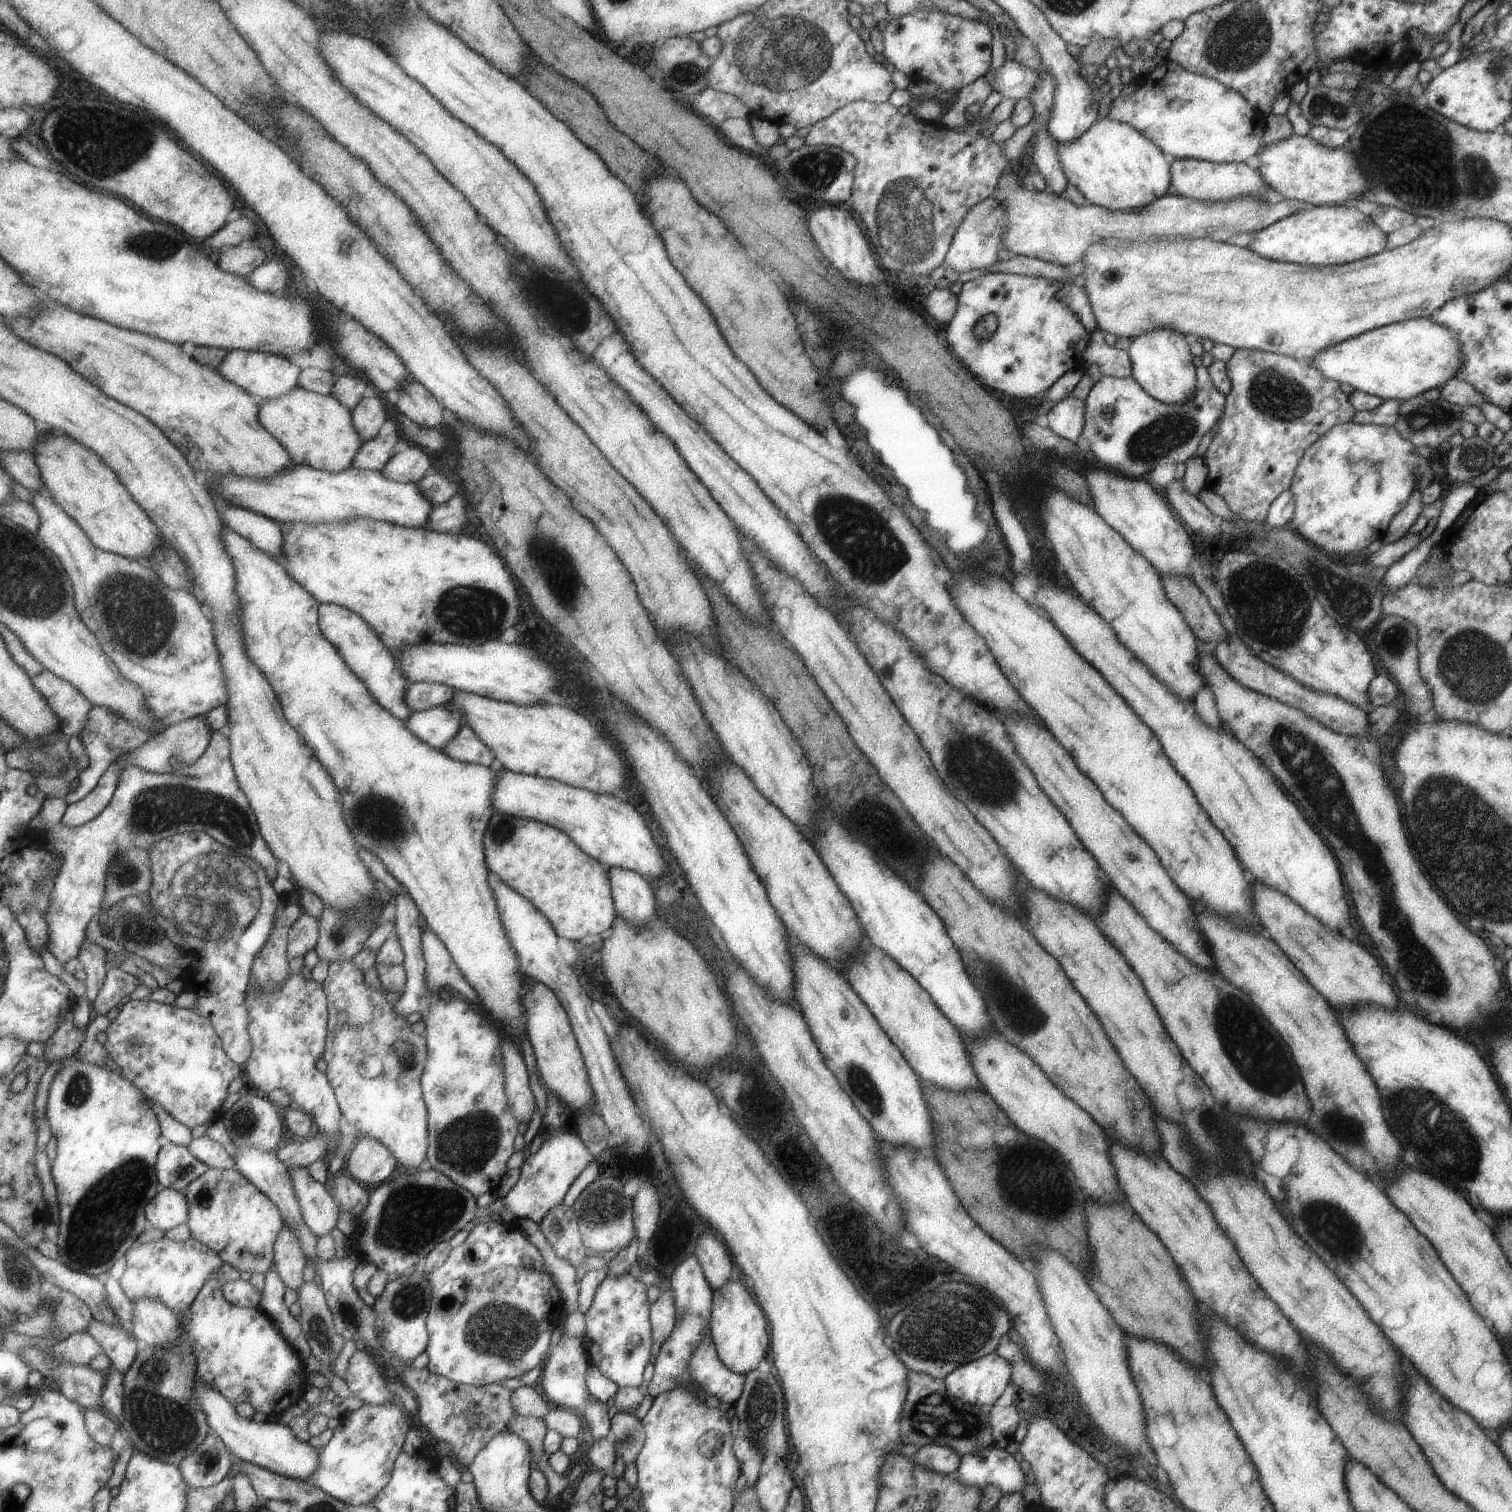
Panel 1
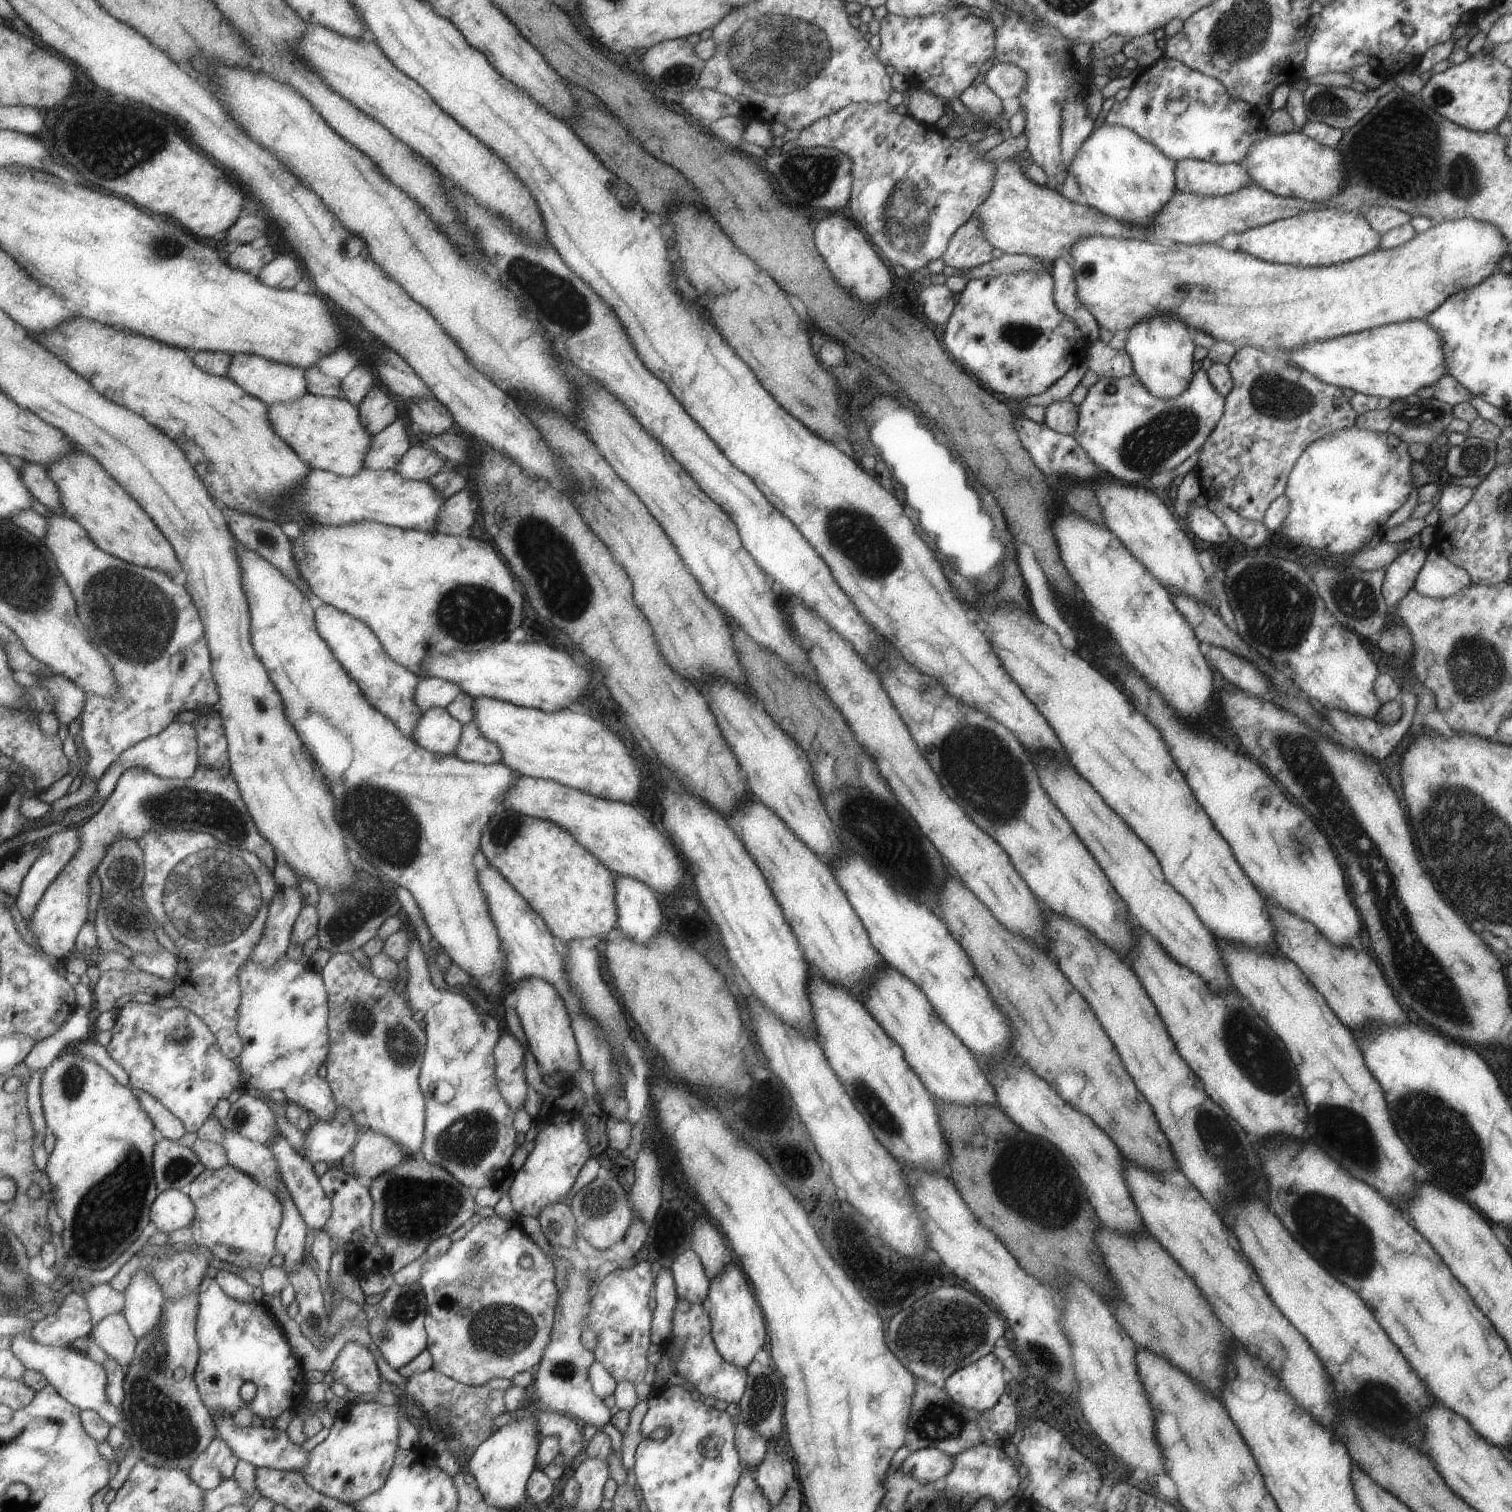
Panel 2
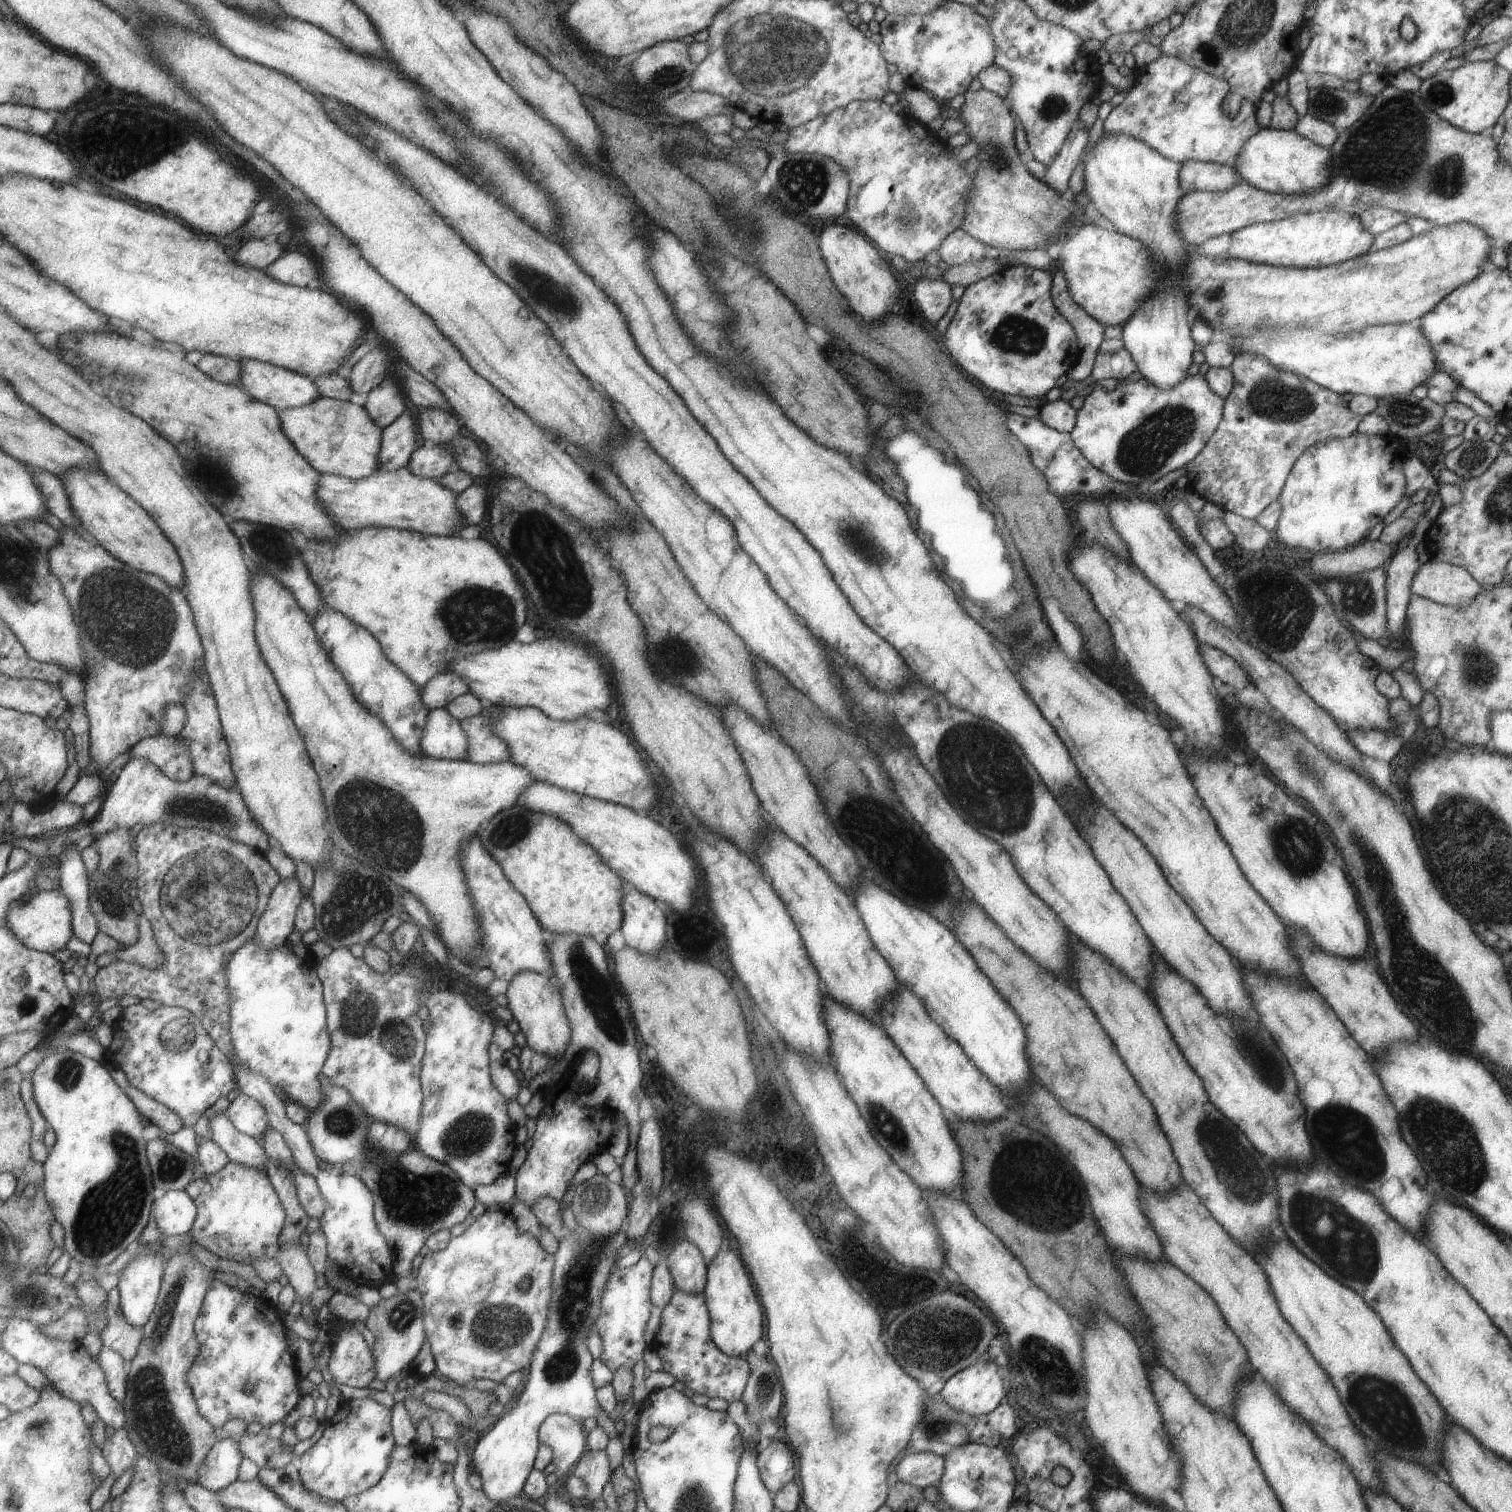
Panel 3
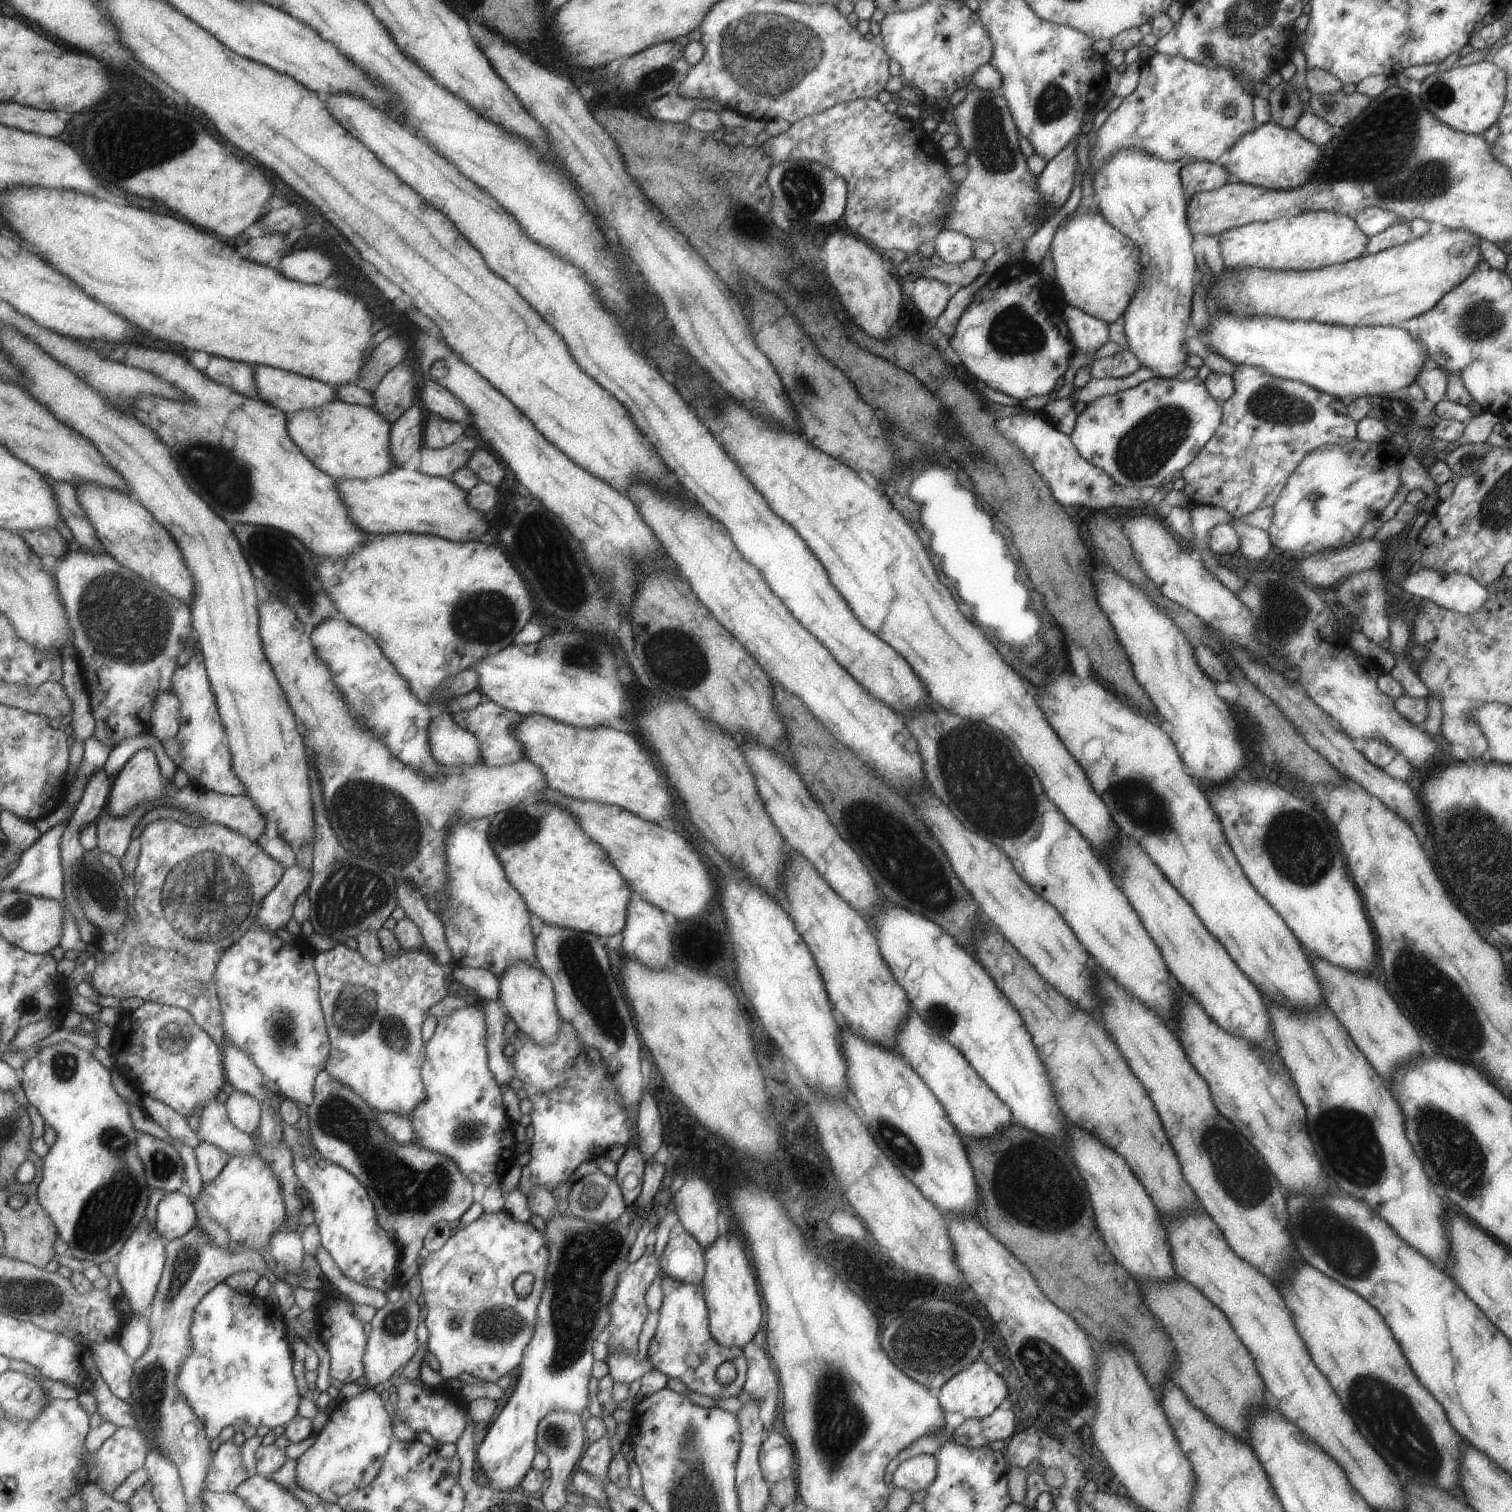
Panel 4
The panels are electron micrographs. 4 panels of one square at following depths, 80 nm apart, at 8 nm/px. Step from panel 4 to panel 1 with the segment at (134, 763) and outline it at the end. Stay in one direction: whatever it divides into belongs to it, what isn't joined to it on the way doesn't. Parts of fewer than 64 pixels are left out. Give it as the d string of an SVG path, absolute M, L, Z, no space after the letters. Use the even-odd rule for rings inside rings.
M217 730L212 736L207 752L201 758L201 772L203 776L177 776L173 773L154 773L137 765L129 765L120 778L121 784L117 787L115 796L109 806L95 820L87 824L70 827L64 822L49 820L40 828L37 841L41 848L49 854L55 852L62 855L64 859L59 876L56 878L54 891L51 895L48 910L47 930L51 935L48 950L52 956L61 964L77 958L79 960L82 948L87 940L87 926L94 918L98 918L103 912L103 902L106 901L108 891L108 870L111 863L133 849L145 849L149 851L154 844L172 837L177 833L188 833L191 831L203 831L210 834L215 841L241 852L243 856L257 860L268 872L269 880L275 882L277 864L279 859L276 853L269 848L269 844L262 835L256 812L253 810L250 800L236 773L232 761L232 744L228 730Z

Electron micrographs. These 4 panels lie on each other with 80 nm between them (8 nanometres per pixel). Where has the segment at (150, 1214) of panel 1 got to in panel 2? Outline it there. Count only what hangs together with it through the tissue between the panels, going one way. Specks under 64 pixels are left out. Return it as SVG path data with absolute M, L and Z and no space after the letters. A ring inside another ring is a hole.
M167 1189L152 1204L150 1217L157 1230L168 1234L183 1226L191 1226L195 1215L195 1203L186 1190Z

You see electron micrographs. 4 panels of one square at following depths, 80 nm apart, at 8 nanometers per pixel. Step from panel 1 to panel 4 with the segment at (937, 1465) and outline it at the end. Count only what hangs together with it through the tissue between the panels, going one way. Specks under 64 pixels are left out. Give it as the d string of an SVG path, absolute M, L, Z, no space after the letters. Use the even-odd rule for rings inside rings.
M920 1454L901 1461L892 1475L891 1486L904 1488L910 1493L927 1488L936 1475L937 1459Z

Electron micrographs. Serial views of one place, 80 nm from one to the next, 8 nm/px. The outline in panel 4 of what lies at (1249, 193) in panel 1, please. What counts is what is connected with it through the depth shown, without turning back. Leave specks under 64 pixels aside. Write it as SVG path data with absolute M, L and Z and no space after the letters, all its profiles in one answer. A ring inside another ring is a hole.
M1212 161L1188 163L1179 171L1185 198L1199 191L1212 191L1230 181L1228 172Z

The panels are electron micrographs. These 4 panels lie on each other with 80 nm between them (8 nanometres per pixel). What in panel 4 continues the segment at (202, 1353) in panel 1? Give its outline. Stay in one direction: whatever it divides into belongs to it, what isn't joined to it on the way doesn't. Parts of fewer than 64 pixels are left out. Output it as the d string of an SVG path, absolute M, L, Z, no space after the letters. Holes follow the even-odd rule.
M223 1281L204 1296L192 1326L193 1354L181 1369L178 1387L188 1396L197 1416L204 1420L211 1440L217 1438L227 1426L232 1426L235 1432L241 1432L247 1426L266 1426L273 1430L281 1424L287 1426L299 1415L302 1394L294 1371L290 1334L281 1307L277 1308L255 1293L239 1292Z

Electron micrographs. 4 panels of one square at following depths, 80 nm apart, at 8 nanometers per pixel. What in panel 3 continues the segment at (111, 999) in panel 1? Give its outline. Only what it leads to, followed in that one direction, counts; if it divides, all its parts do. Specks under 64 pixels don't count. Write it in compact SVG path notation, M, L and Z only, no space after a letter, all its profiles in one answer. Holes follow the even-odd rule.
M155 823L142 827L135 837L135 844L140 862L137 882L139 902L143 906L144 915L154 926L154 935L165 951L168 963L165 968L152 971L133 963L113 961L99 969L93 979L96 991L101 1000L131 995L157 1000L163 1006L189 1009L201 1019L217 1046L225 1054L235 1057L229 963L235 951L256 938L271 895L282 881L280 872L268 861L265 853L205 829L186 829Z

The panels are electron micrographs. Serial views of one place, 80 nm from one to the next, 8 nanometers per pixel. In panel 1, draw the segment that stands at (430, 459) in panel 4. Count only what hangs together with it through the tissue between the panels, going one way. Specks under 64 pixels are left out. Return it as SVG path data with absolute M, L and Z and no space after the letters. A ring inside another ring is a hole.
M408 446L380 470L389 480L398 483L416 483L425 474L429 474L429 458L418 446Z

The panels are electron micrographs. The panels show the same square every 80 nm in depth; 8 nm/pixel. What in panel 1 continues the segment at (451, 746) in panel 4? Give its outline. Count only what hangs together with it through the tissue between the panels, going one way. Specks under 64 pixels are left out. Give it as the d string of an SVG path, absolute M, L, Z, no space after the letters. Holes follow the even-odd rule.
M436 706L424 711L413 711L406 725L419 740L433 748L440 749L459 730L460 720L455 712L445 706Z

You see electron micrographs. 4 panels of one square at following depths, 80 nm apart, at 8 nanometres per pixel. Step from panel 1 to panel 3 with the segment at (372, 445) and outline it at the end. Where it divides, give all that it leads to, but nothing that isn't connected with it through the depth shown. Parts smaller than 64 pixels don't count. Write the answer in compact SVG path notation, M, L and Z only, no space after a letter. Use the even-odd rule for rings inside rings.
M407 409L393 424L384 428L380 468L396 471L407 467L417 450L418 422Z

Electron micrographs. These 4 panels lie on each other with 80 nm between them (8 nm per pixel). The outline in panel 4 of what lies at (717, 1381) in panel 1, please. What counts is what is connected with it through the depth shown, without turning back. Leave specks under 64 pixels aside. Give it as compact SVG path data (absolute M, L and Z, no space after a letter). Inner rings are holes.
M665 1274L660 1282L663 1302L658 1310L658 1323L655 1333L649 1342L647 1357L653 1369L665 1374L668 1378L677 1378L685 1384L687 1391L699 1392L713 1399L737 1397L742 1392L748 1369L745 1355L740 1348L725 1348L718 1345L708 1329L708 1312L701 1285L685 1284L670 1279ZM693 1354L699 1357L697 1366L687 1366L685 1358ZM723 1362L732 1362L736 1369L735 1379L730 1384L719 1384L715 1370Z

